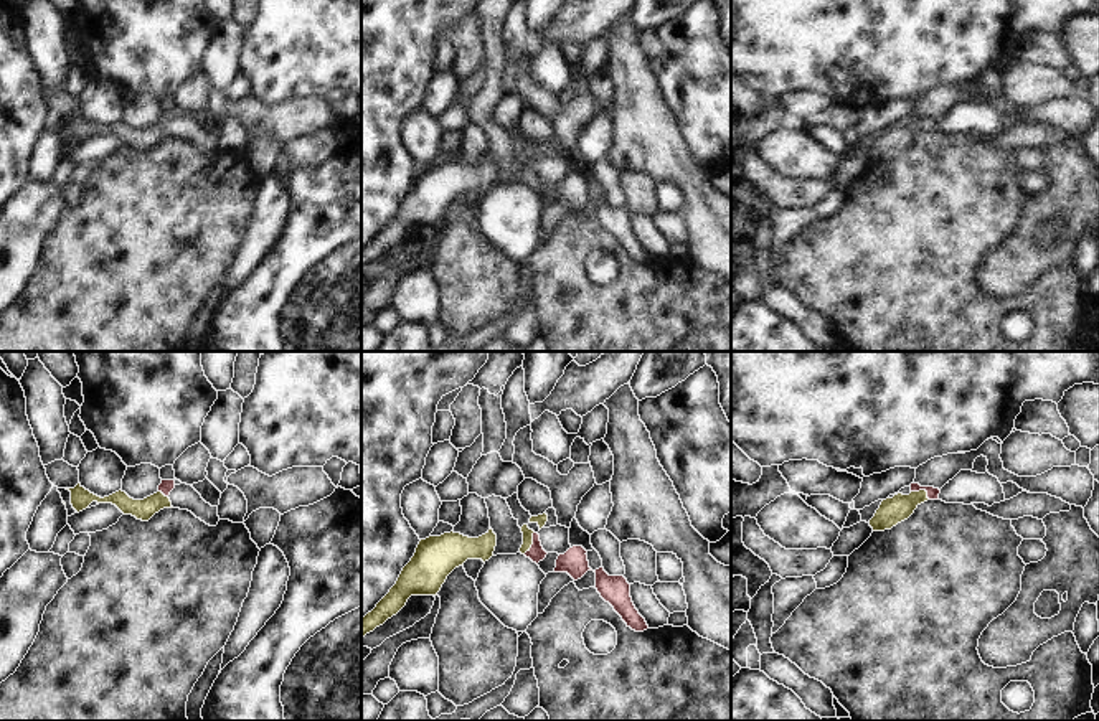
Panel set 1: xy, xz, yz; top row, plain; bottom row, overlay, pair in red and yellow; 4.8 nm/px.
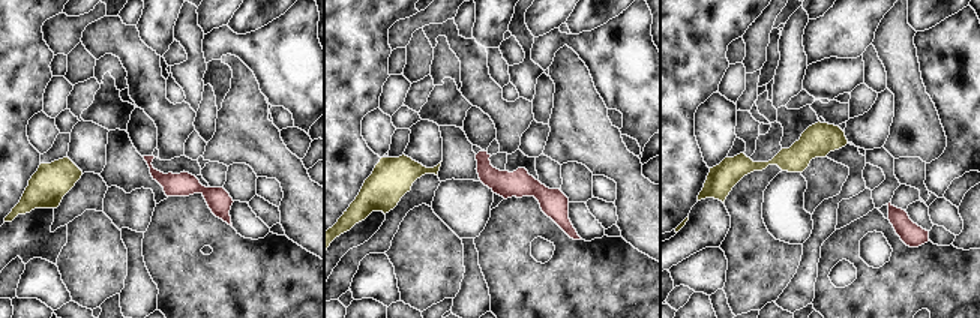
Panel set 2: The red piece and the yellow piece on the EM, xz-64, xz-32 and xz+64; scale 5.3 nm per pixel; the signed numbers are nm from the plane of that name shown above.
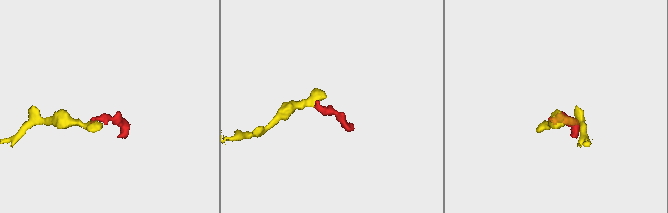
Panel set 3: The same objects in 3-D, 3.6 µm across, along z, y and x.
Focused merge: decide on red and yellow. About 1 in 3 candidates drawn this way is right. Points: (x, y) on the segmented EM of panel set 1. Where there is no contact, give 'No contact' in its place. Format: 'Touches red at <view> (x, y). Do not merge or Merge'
Touches red at xz (533, 543). Merge.

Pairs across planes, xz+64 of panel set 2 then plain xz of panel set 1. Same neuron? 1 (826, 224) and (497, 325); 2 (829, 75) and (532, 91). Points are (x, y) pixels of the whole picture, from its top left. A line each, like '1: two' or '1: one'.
1: one
2: two

